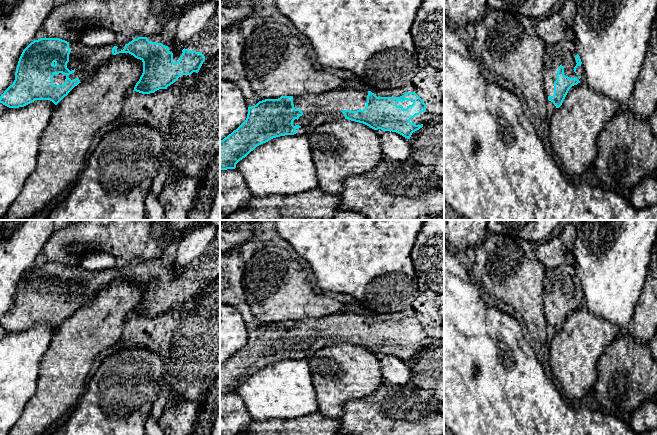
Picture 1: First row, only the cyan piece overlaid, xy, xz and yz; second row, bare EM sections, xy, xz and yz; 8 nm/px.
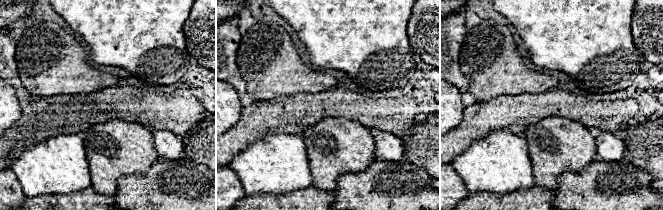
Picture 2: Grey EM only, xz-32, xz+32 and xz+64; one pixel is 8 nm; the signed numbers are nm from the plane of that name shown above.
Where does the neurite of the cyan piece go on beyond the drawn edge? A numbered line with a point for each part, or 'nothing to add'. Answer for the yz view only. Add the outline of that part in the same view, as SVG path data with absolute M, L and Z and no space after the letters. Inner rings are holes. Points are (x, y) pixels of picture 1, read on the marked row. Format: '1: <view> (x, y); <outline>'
1: yz (563, 53); M564 40L556 44L545 45L543 54L543 84L548 96L554 95L554 82L557 80L558 67L564 67L564 75L584 80L583 64L577 66L575 56L579 55L574 41Z

